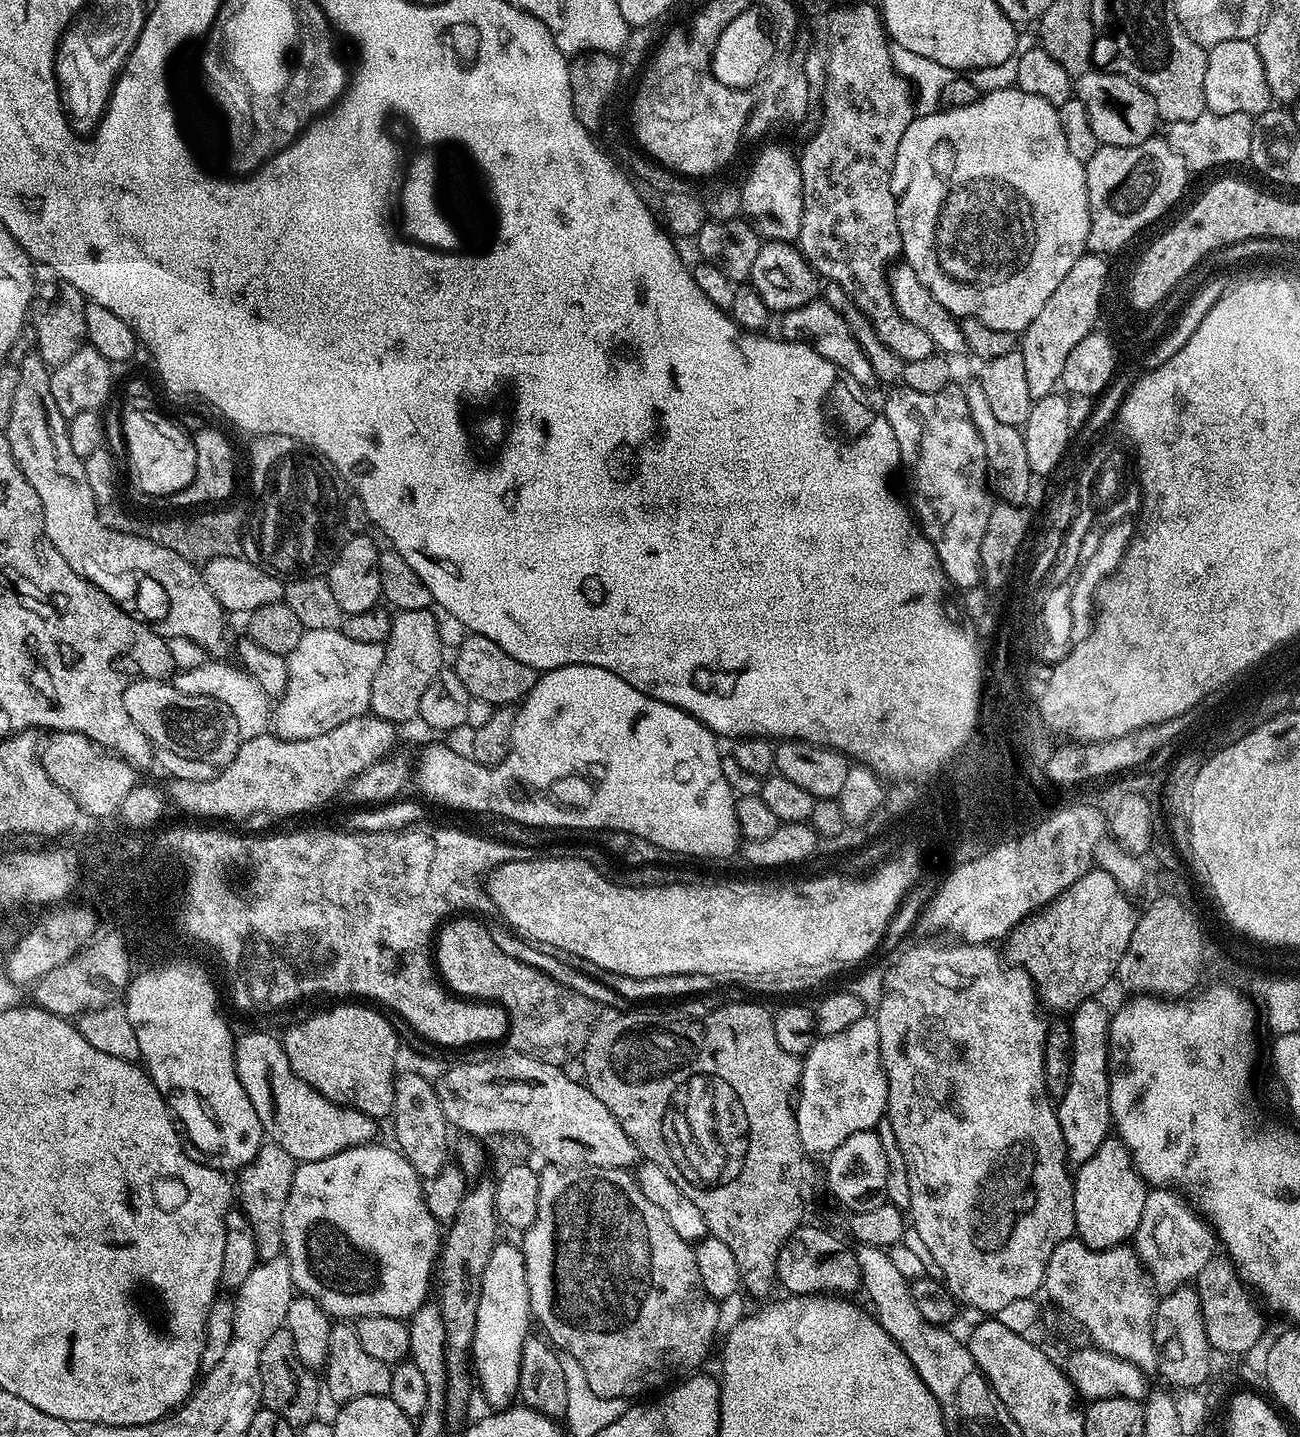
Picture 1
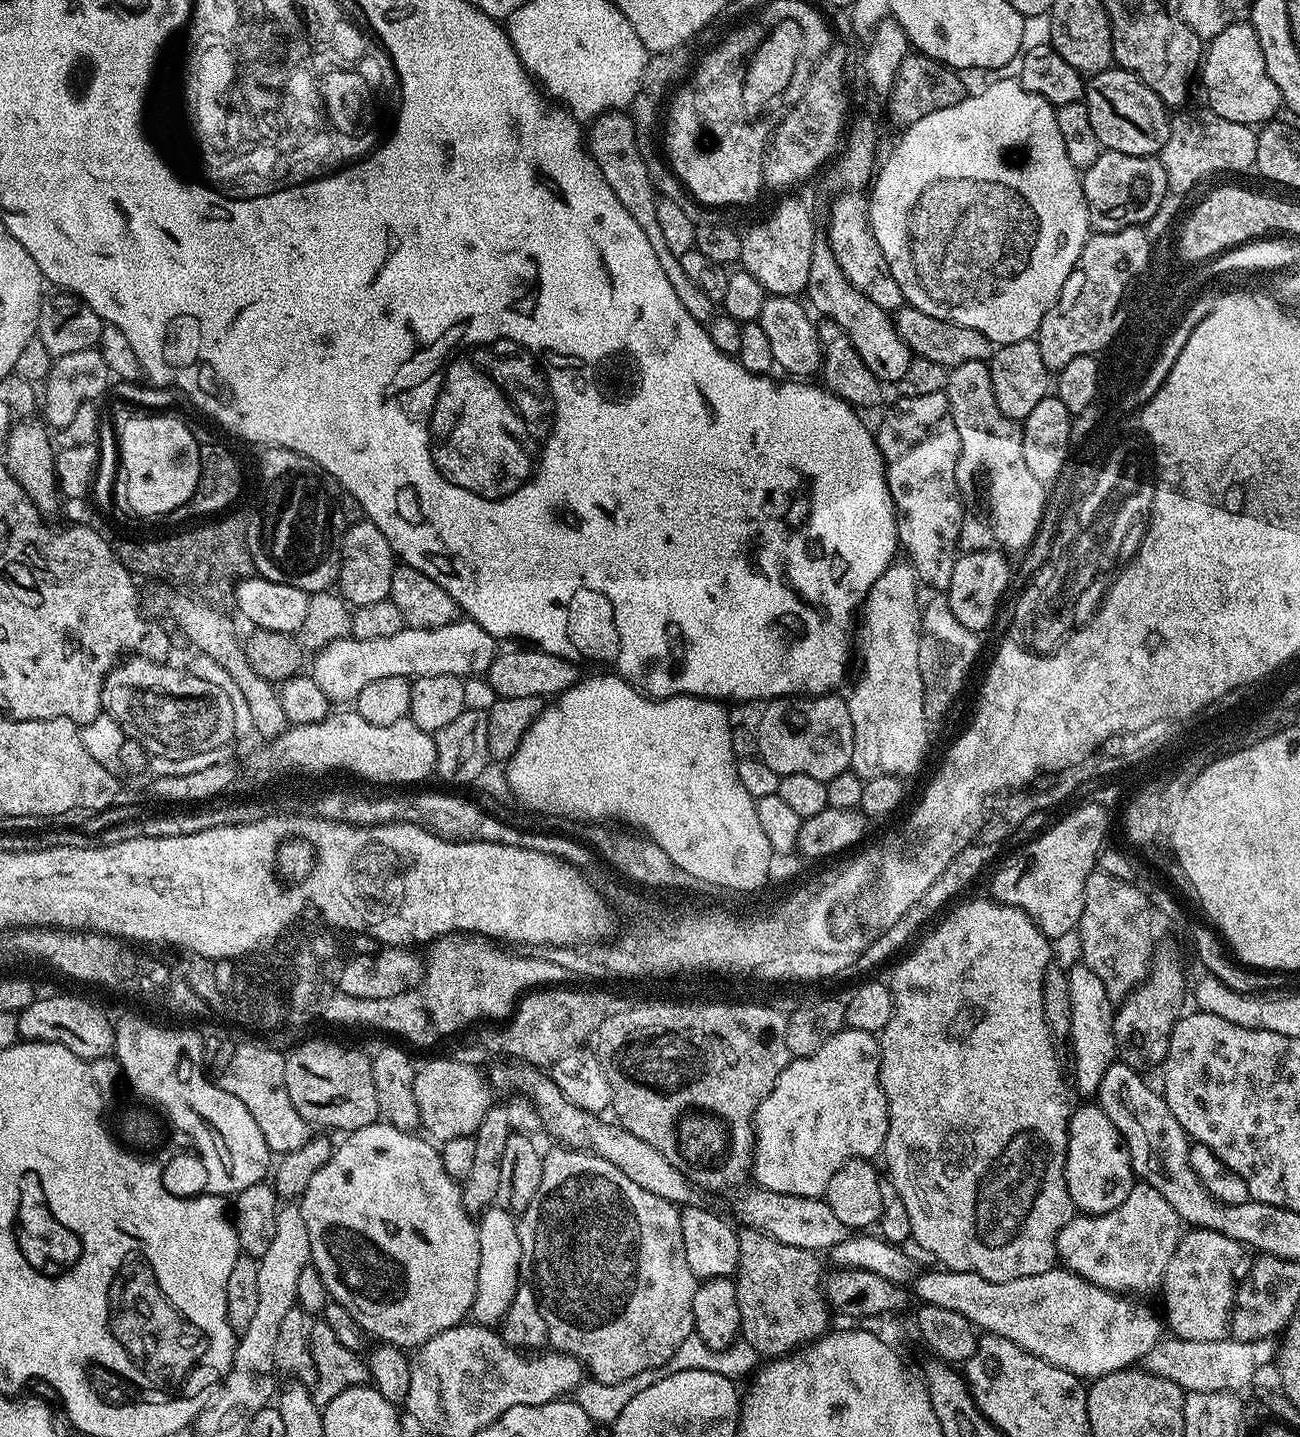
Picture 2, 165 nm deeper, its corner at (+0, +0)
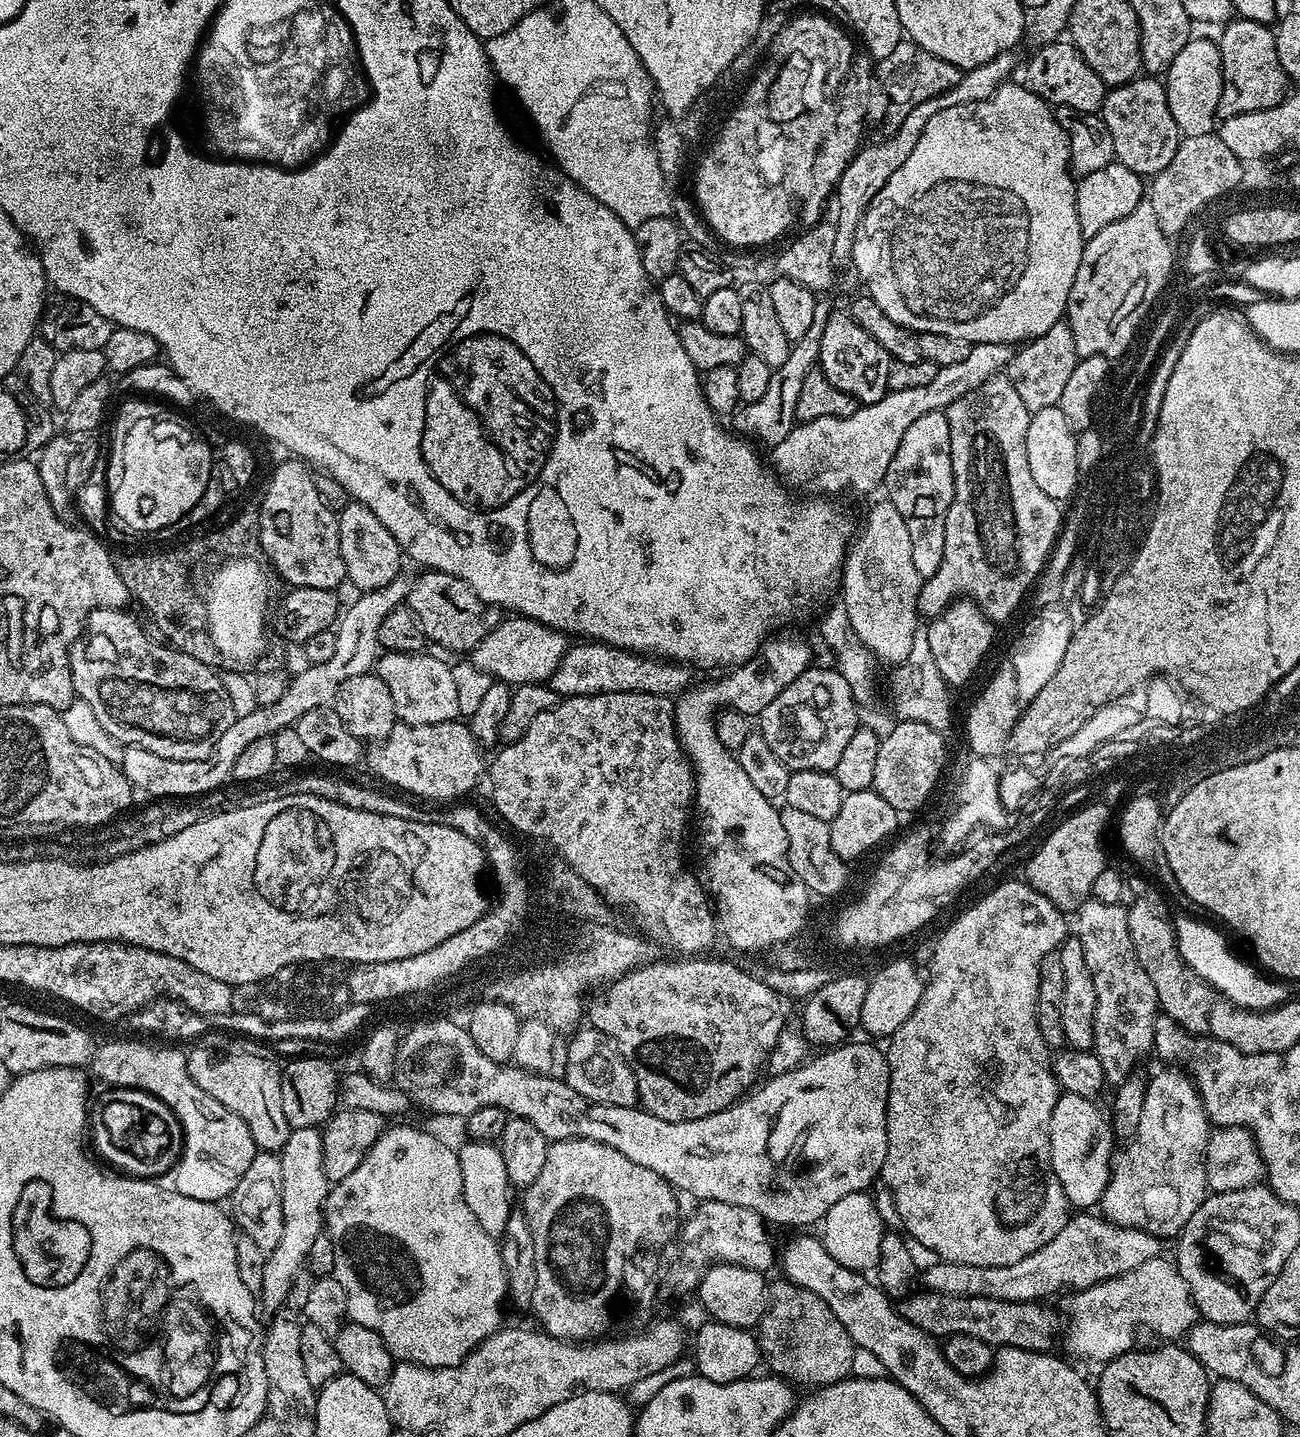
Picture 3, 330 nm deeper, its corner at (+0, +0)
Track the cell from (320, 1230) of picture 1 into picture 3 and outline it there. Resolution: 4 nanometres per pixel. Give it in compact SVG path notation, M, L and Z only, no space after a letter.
M385 1127L384 1133L374 1142L374 1146L370 1146L362 1162L358 1162L357 1168L329 1187L324 1203L324 1232L334 1246L334 1275L338 1282L342 1282L342 1290L346 1290L351 1323L370 1326L370 1330L374 1330L384 1339L397 1361L420 1364L424 1368L449 1368L461 1364L482 1341L500 1331L500 1307L506 1304L508 1294L500 1245L494 1237L486 1234L486 1230L482 1230L482 1226L478 1226L474 1214L470 1214L470 1206L466 1206L466 1198L462 1194L460 1157L454 1148L443 1144L438 1137L431 1136L420 1128Z

